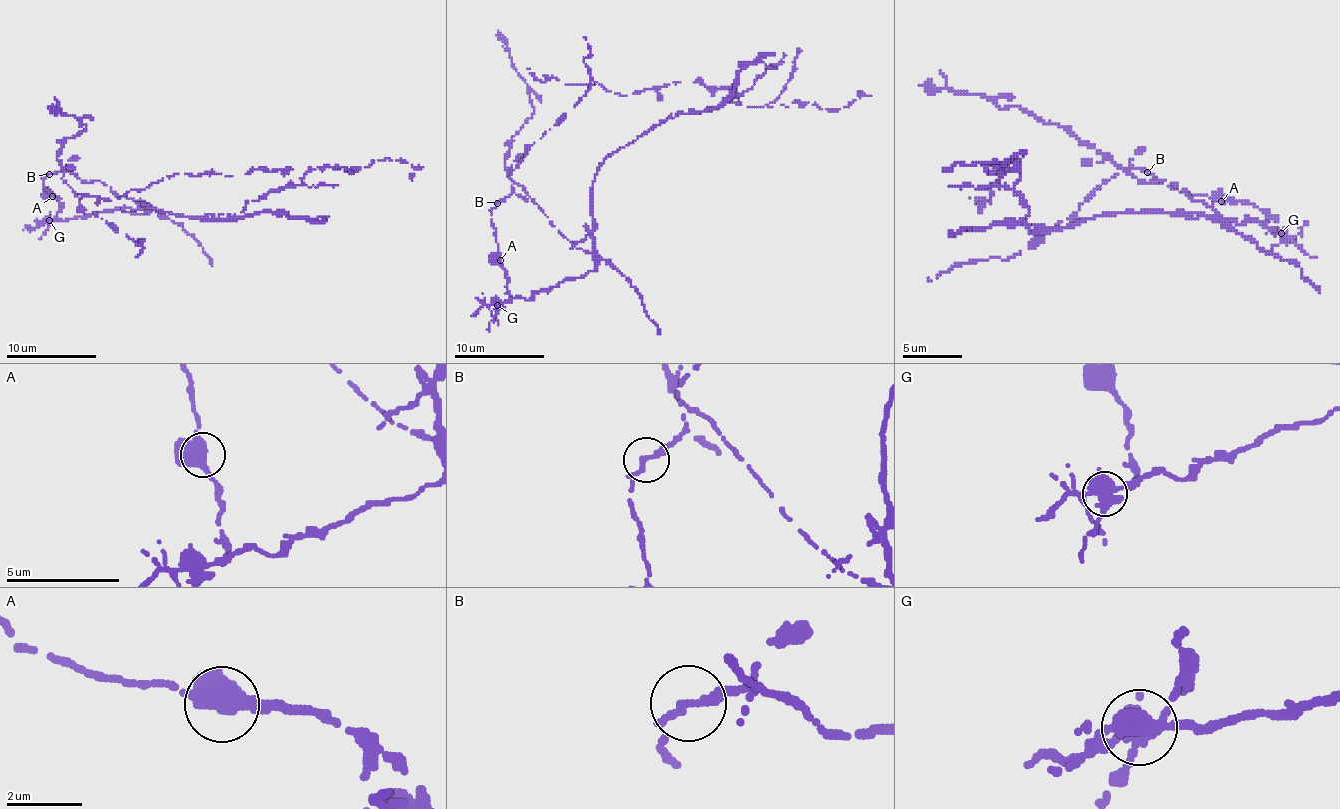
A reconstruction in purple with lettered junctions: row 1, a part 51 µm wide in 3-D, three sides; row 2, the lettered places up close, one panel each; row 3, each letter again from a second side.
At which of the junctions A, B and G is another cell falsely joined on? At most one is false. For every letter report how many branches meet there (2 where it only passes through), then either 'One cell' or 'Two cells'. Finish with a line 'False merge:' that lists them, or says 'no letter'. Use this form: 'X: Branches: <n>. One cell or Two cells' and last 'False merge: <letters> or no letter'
A: Branches: 3. One cell
B: Branches: 1. One cell
G: Branches: 3. Two cells
False merge: G

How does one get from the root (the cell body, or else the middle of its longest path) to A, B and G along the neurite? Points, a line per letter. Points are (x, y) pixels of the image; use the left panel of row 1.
A: (158, 210), (115, 194), (99, 180), (84, 183), (68, 171), (55, 171), (43, 180), (52, 196)
B: (158, 210), (115, 194), (99, 180), (84, 183), (68, 171), (50, 174)
G: (158, 210), (142, 205), (147, 205), (142, 214), (111, 210), (50, 221)

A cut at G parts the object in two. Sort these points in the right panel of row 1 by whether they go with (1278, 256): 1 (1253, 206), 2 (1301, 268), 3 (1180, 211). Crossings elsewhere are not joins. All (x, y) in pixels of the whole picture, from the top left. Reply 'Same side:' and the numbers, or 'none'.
Same side: 2, 3

